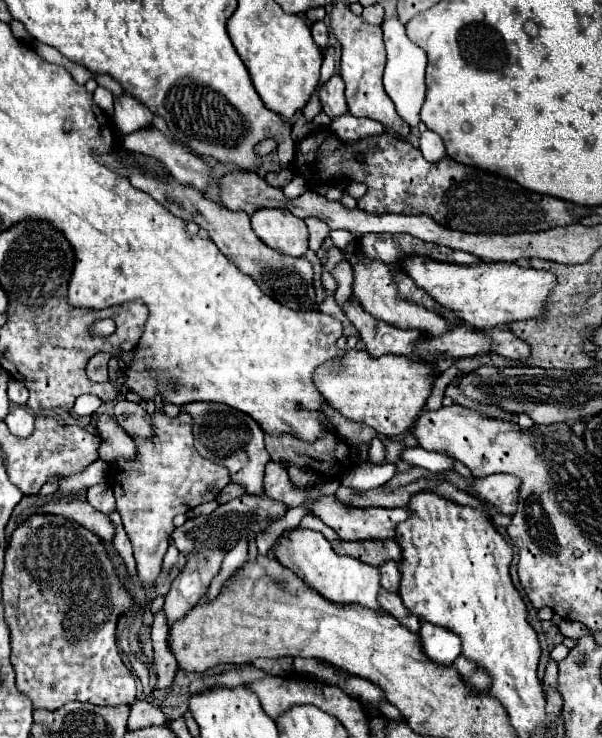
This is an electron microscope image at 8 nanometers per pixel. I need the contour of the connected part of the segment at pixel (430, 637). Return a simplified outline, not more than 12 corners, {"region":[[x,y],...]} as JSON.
{"region":[[434,623],[420,627],[424,653],[450,665],[462,651],[460,637]]}

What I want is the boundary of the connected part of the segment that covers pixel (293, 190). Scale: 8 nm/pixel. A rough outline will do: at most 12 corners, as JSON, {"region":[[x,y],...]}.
{"region":[[298,173],[284,187],[284,193],[290,197],[302,195],[306,181]]}

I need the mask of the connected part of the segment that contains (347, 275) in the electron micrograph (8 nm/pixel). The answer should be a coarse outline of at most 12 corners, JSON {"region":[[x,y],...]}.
{"region":[[340,261],[330,275],[338,281],[338,305],[352,297],[352,267]]}

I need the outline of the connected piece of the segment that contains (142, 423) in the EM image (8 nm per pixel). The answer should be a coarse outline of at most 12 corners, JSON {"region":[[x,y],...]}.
{"region":[[116,401],[114,419],[130,437],[152,437],[142,403]]}

